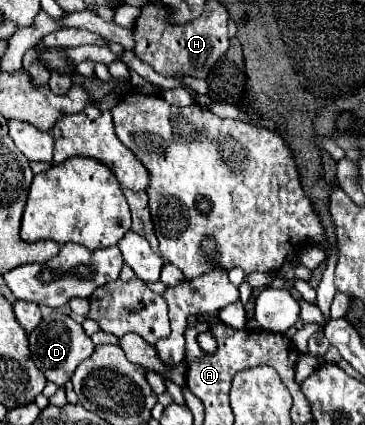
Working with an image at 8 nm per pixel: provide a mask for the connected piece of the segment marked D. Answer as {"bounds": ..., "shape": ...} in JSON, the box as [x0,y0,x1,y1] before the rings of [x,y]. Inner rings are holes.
{"bounds":[29,312,93,386],"shape":[[[53,312],[45,316],[41,324],[29,334],[29,350],[31,350],[31,360],[45,374],[45,378],[49,382],[55,382],[57,386],[63,386],[71,380],[77,364],[81,364],[85,358],[93,354],[93,342],[83,332],[81,324],[77,324],[73,318],[65,314]]]}

